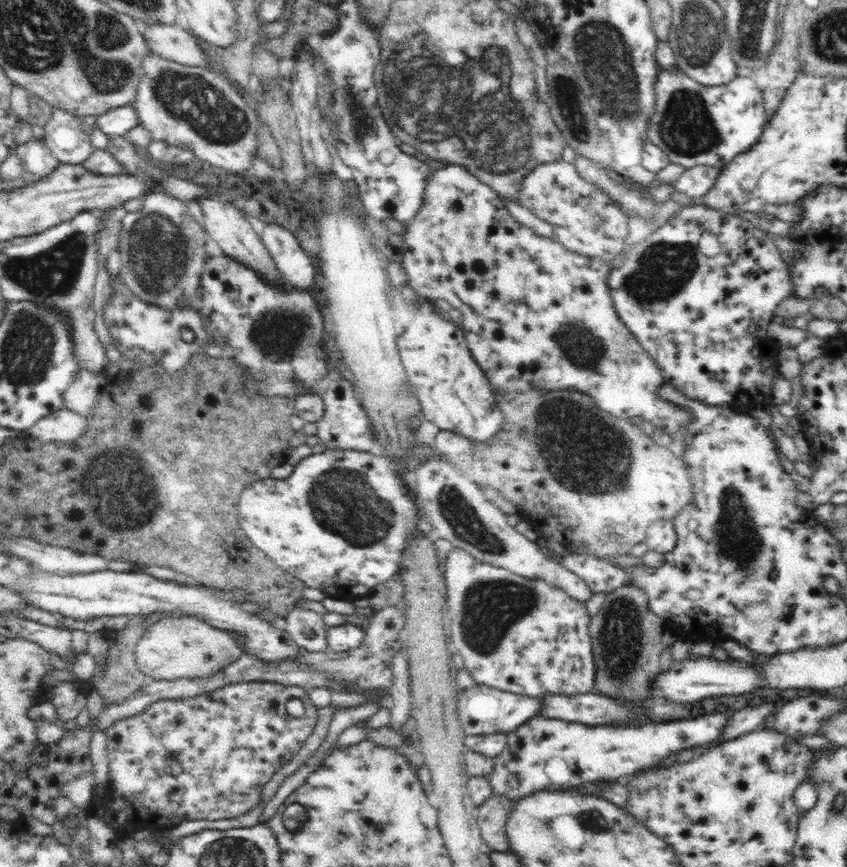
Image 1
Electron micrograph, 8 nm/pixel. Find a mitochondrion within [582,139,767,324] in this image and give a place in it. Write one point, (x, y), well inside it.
(662, 270)

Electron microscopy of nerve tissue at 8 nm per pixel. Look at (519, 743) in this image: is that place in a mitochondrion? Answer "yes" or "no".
no

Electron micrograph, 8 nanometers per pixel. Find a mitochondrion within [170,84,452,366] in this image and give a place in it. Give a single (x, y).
(280, 333)

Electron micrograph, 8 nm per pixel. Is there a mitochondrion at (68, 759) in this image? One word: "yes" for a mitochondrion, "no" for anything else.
no

